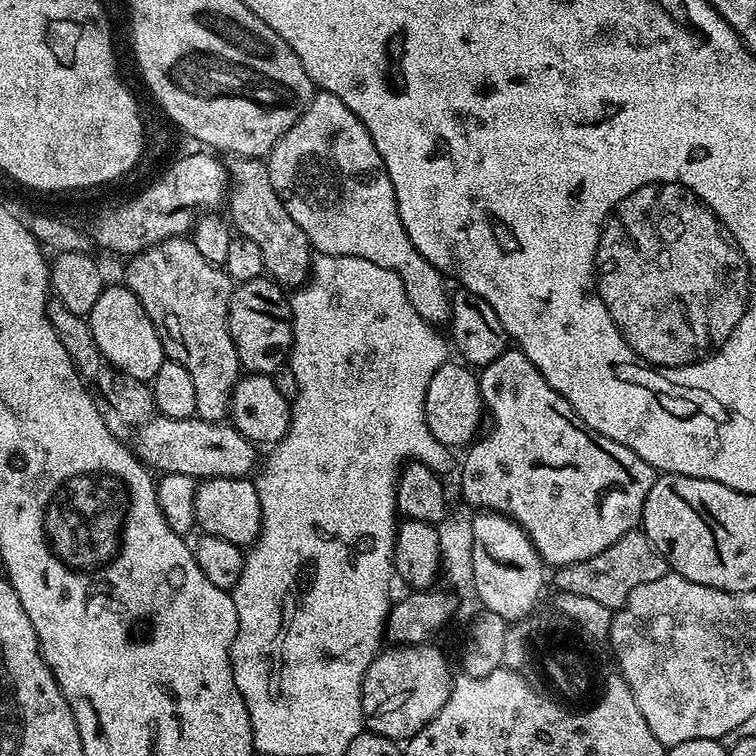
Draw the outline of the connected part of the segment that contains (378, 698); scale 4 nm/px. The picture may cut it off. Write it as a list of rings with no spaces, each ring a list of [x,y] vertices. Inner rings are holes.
[[[429,642],[388,646],[376,655],[360,687],[367,731],[397,742],[407,742],[436,717],[442,706],[446,706],[446,698],[452,693],[454,672],[448,669],[443,654],[434,645]]]

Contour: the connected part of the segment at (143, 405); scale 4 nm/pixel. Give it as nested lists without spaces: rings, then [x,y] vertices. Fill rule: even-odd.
[[[55,298],[49,299],[48,317],[54,330],[58,330],[58,338],[62,338],[62,346],[66,346],[66,354],[70,354],[70,358],[76,363],[76,371],[97,393],[100,391],[104,395],[105,405],[108,403],[131,426],[139,426],[152,419],[156,412],[156,403],[151,387],[143,380],[123,376],[105,360],[94,342],[94,334],[85,317],[74,314],[74,310],[66,310],[66,306],[62,306],[62,302]]]

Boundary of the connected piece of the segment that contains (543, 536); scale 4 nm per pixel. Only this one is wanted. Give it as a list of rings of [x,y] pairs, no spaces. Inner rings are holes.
[[[515,346],[509,347],[507,352],[503,352],[494,362],[490,362],[482,369],[478,379],[480,381],[480,396],[484,399],[484,406],[490,420],[492,416],[492,429],[488,433],[485,431],[465,451],[469,452],[464,456],[464,473],[460,476],[460,488],[464,491],[465,498],[473,504],[473,509],[503,512],[505,516],[516,521],[522,526],[522,530],[528,535],[532,545],[536,547],[536,553],[544,559],[545,565],[551,566],[553,569],[565,568],[566,565],[574,562],[586,562],[586,558],[594,558],[594,554],[602,554],[602,550],[606,550],[606,546],[618,542],[618,538],[622,538],[622,534],[633,531],[641,523],[646,494],[650,494],[650,486],[654,486],[658,475],[656,469],[651,468],[642,458],[638,458],[638,454],[634,454],[634,450],[630,450],[626,446],[614,442],[614,438],[606,438],[606,434],[598,434],[598,430],[586,426],[586,422],[582,422],[582,418],[574,410],[574,406],[570,406],[570,402],[566,402],[566,398],[562,398],[562,394],[558,394],[558,390],[554,390],[554,386],[550,386],[550,382],[546,382],[546,378],[542,378],[538,366],[534,366],[534,362],[530,362],[530,358],[526,358],[524,352]]]

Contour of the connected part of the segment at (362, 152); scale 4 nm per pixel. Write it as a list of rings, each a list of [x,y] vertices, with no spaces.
[[[317,91],[306,110],[278,138],[266,157],[268,177],[274,190],[282,198],[282,206],[286,206],[286,214],[294,218],[295,224],[306,234],[308,243],[322,256],[349,256],[350,258],[366,258],[366,262],[374,262],[374,266],[382,266],[386,270],[394,270],[402,278],[402,286],[406,290],[406,298],[427,324],[433,326],[447,325],[452,315],[450,288],[447,288],[446,277],[410,242],[406,234],[406,226],[402,226],[402,218],[398,214],[398,198],[394,190],[394,182],[390,182],[390,174],[382,162],[382,154],[378,154],[378,146],[374,146],[374,138],[366,130],[359,118],[338,98],[329,92]]]

